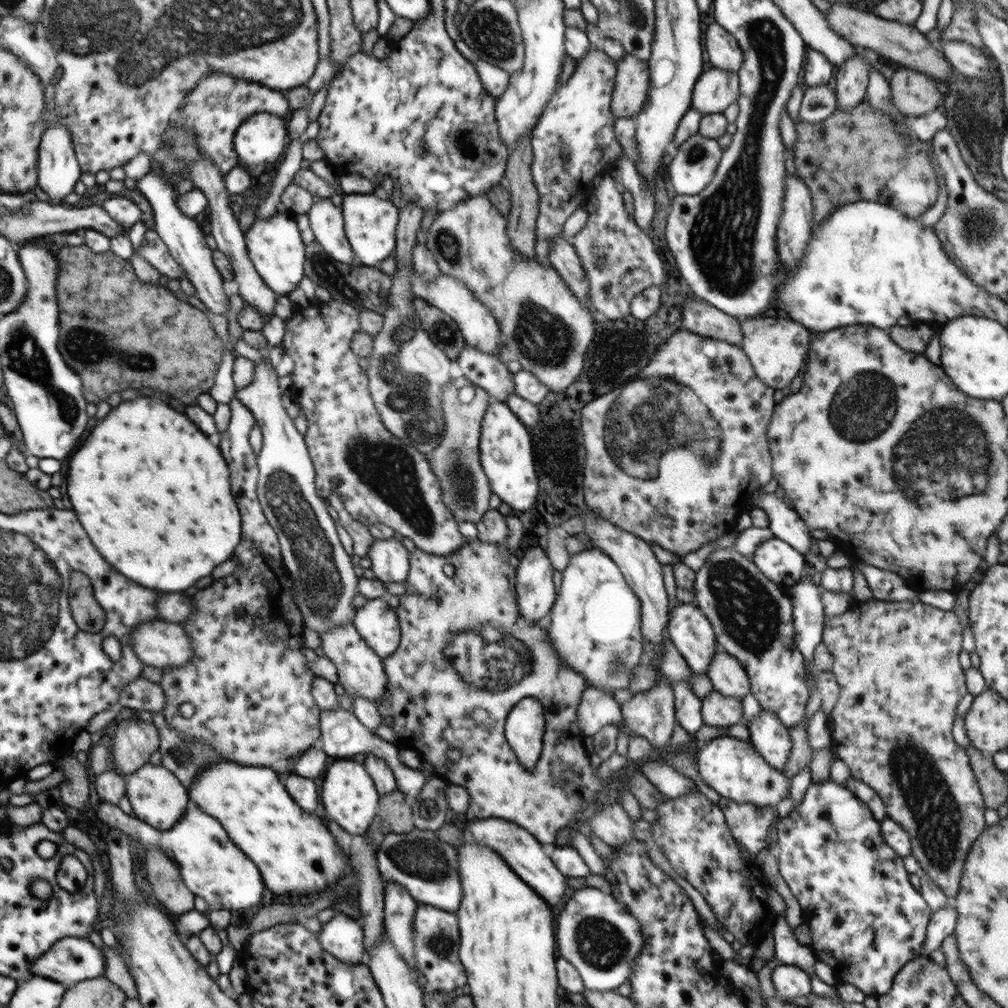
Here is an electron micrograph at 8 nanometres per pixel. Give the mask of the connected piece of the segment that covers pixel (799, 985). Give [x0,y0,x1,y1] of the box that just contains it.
[771,965,812,1003]

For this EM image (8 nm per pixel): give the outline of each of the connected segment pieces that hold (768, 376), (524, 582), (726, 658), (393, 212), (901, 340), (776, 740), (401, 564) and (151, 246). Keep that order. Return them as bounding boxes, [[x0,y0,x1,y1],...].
[[741,313,811,389],[515,547,555,624],[707,647,751,700],[341,194,399,267],[888,321,938,354],[748,709,792,770],[367,538,410,582],[135,229,186,280]]

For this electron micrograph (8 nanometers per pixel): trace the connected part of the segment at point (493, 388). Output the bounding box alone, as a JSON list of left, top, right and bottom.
[456,344,515,402]

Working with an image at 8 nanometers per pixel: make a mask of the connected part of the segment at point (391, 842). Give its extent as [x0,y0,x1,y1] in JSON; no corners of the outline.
[376,827,463,914]

